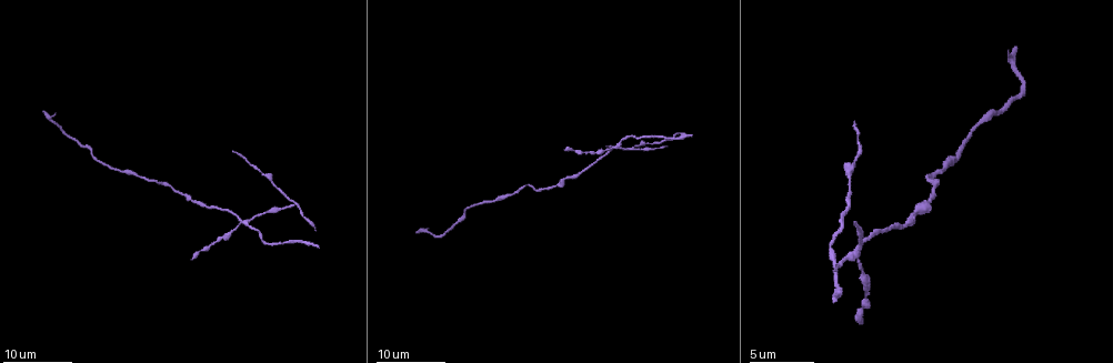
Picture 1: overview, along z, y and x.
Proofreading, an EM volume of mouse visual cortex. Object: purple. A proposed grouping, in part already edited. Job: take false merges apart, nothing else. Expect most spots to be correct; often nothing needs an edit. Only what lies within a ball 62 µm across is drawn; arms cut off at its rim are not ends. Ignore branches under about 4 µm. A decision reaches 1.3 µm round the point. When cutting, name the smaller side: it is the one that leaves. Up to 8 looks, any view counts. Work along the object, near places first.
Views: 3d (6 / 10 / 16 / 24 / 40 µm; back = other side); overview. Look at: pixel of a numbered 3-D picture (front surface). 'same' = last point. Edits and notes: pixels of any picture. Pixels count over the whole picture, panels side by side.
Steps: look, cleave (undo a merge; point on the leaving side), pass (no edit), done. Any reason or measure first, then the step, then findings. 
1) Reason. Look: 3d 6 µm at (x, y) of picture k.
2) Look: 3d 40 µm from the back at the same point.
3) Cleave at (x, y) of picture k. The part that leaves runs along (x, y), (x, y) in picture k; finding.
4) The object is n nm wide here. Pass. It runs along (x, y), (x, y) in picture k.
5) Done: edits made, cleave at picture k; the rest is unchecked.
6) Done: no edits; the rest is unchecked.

Narrows sharply. Look: 3d 16 µm at (655, 138) of picture 1.

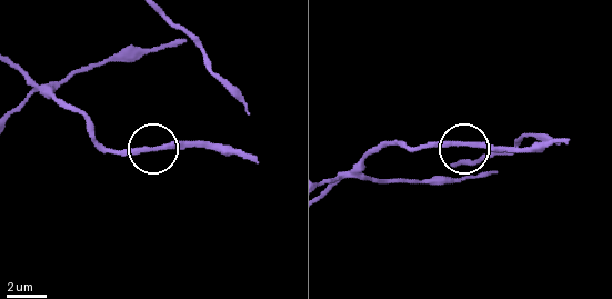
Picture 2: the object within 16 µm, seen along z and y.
Look: 3d 10 µm at (157, 150) of picture 2.

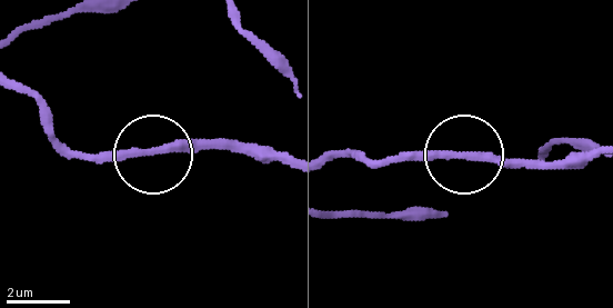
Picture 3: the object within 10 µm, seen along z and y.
Pass. It runs along (334, 160), (525, 158), (570, 166) in picture 3; continuous, no second neuron.

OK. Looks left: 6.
Look: 3d 16 µm at (241, 224) of picture 1.

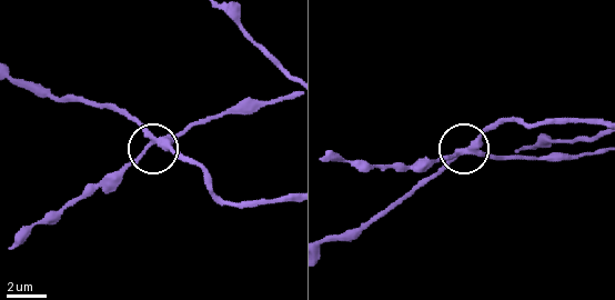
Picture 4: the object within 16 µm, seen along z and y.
Look: 3d 6 µm at (467, 150) of picture 4.

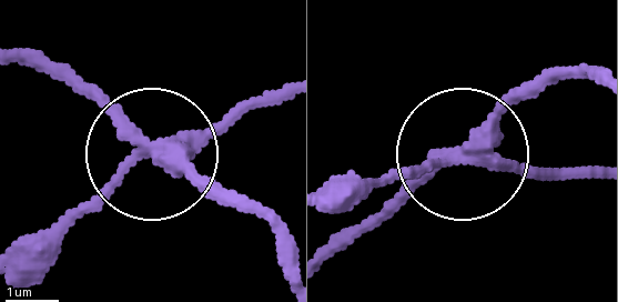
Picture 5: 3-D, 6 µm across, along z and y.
The side arm is 10 µm long; 4 arms meet here. Cleave at (100, 190) of picture 5. Two neurons meet here.

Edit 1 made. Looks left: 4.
Look: 3d 16 µm at (196, 202) of picture 1.

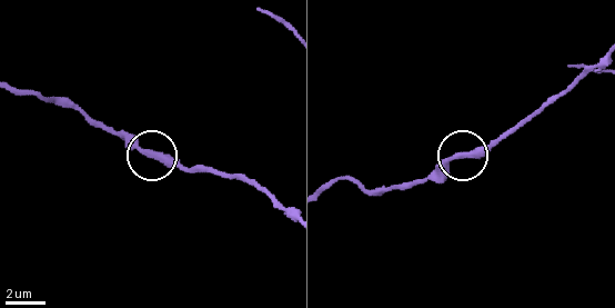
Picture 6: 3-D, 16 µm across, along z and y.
Look: 3d 10 µm at (151, 153) of picture 6.

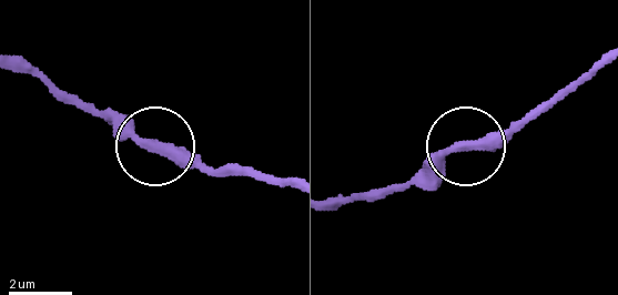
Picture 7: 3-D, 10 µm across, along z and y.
Pass. It runs along (464, 149), (445, 152), (408, 189) in picture 7; one neuron here.

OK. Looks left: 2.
Thick turns thin. Look: 3d 16 µm at (498, 197) of picture 1.

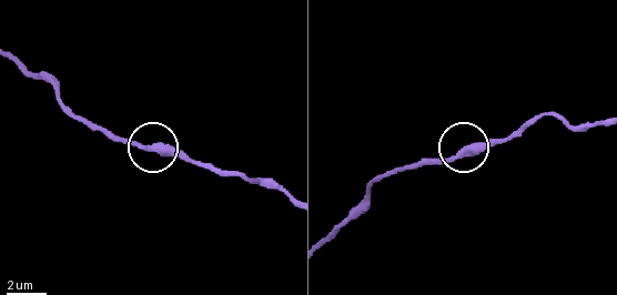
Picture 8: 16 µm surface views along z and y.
Look: 3d 10 µm at (461, 153) of picture 8.

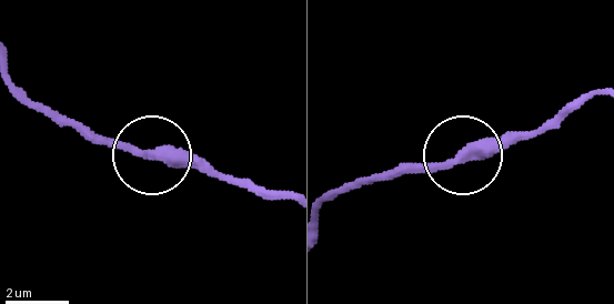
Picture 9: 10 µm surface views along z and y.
Pass. It runs along (285, 201), (81, 137) in picture 9; all the same neuron.

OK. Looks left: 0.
Done: edits made, cleave at picture 5; the rest is unchecked.

